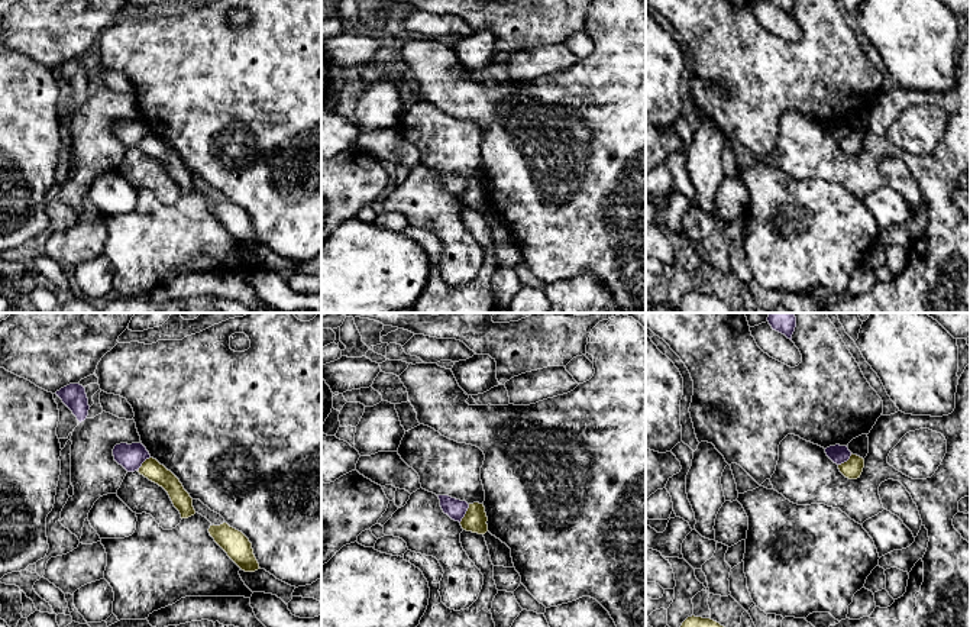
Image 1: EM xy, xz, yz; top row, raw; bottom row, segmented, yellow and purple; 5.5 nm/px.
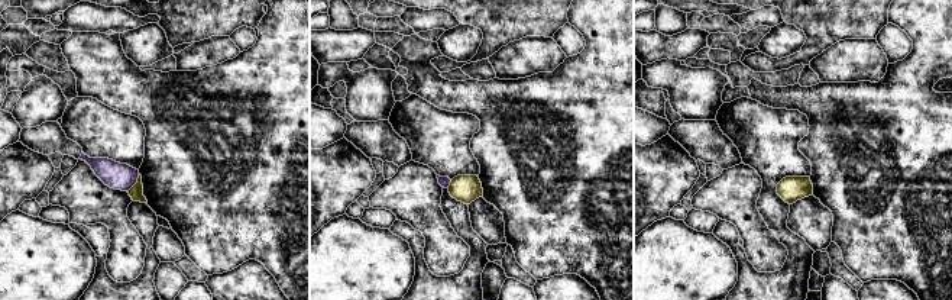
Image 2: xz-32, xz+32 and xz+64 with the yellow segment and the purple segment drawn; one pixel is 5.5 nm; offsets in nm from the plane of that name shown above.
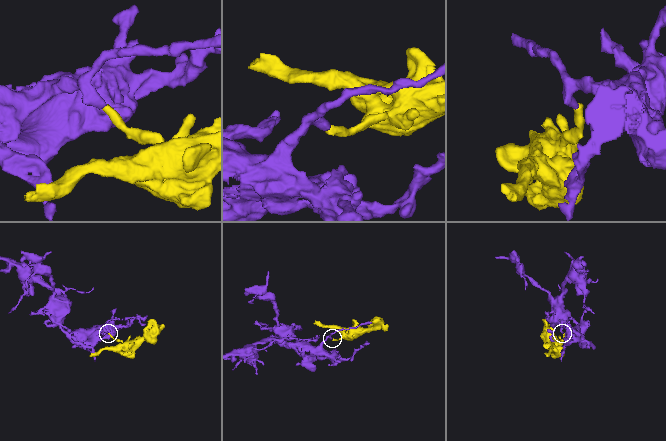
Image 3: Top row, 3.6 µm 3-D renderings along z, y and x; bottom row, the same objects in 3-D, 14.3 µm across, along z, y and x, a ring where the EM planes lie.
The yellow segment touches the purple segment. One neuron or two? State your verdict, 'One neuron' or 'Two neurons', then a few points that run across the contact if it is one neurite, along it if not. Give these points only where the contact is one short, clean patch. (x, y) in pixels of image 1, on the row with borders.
Two neurons. Line: xz (469, 504), (459, 522)

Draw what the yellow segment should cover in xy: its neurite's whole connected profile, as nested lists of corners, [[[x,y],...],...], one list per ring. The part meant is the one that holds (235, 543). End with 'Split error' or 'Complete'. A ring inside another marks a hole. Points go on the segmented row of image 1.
[[[223,523],[210,526],[208,533],[242,571],[255,572],[261,569],[253,555],[252,543],[242,531]]]. Complete

